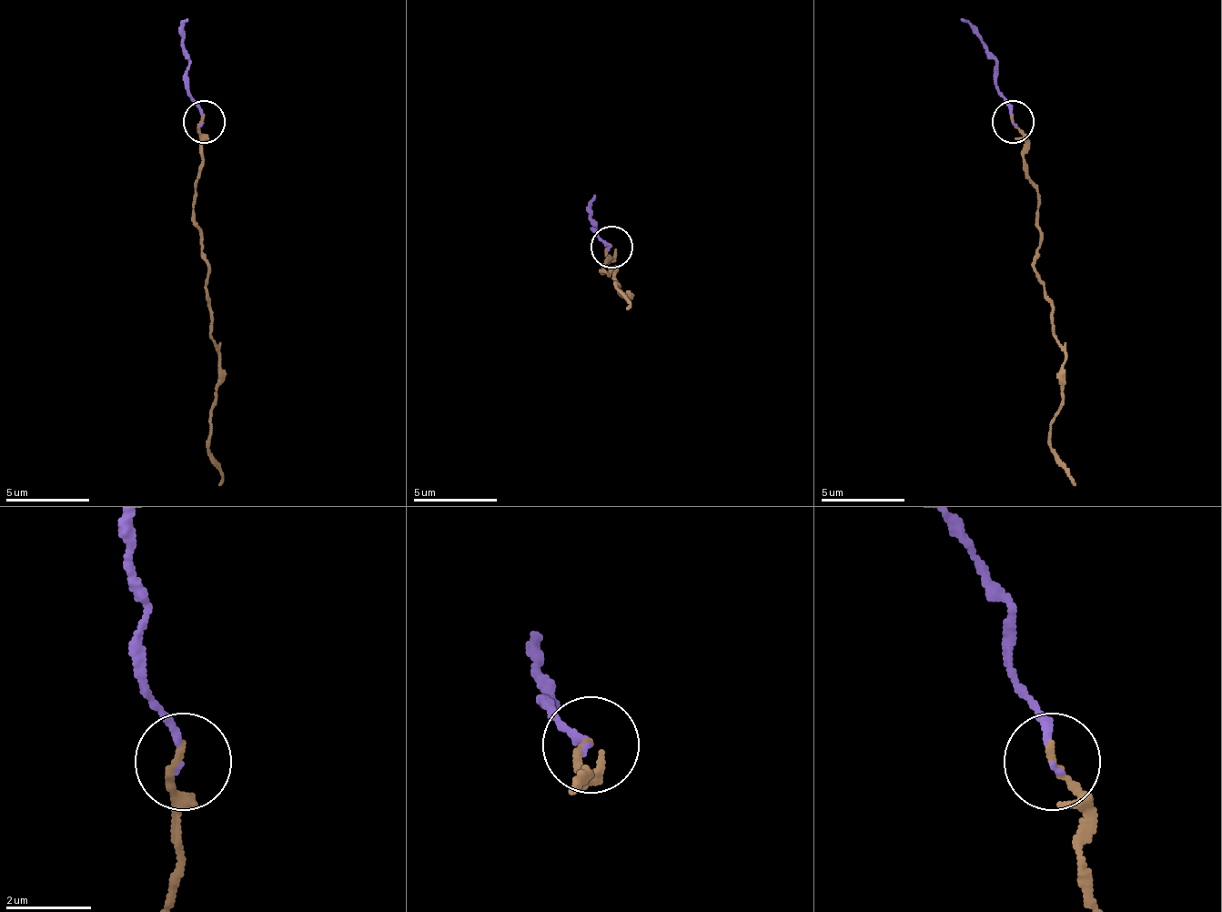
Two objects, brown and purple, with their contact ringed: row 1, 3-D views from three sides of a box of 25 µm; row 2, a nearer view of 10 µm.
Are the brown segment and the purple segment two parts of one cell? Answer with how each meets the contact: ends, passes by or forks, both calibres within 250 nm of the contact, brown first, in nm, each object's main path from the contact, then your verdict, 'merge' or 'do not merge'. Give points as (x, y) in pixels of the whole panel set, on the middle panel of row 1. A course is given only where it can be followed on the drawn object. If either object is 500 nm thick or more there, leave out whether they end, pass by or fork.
brown ends | purple ends | 170/130 nm | brown via (612, 246), (604, 270), (600, 270), (608, 275), (616, 270), (625, 300), (616, 283), (629, 300), (625, 309) | purple via (612, 246), (595, 233), (595, 195) | merge

